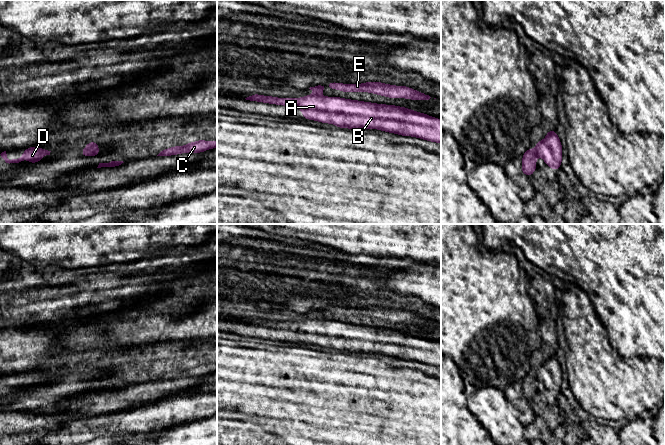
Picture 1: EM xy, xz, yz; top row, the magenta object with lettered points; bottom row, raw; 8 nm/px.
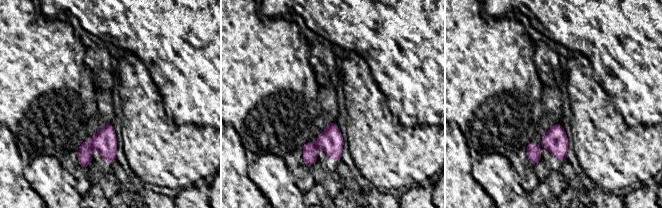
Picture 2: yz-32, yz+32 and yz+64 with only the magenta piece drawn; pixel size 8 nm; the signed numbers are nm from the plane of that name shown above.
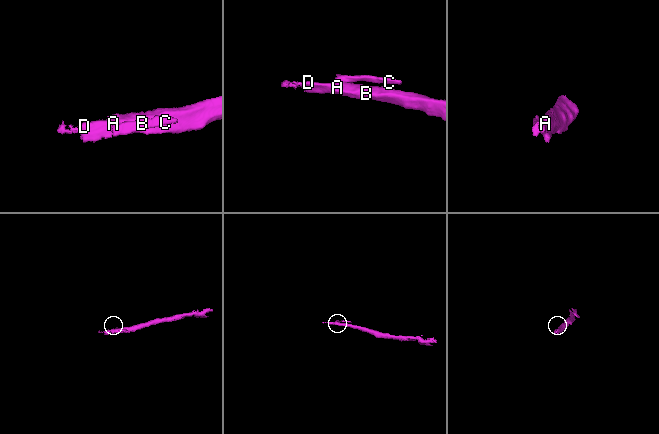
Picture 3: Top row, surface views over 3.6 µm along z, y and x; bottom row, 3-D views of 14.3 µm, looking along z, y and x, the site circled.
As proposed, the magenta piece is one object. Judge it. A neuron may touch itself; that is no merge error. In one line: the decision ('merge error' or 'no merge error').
merge error

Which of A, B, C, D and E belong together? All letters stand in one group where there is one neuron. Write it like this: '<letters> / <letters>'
A B D / C E

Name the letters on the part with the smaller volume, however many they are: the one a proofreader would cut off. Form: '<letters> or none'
C, E

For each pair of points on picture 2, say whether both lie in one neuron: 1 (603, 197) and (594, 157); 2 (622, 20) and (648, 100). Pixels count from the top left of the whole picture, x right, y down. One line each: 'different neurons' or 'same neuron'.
1: different neurons
2: same neuron

